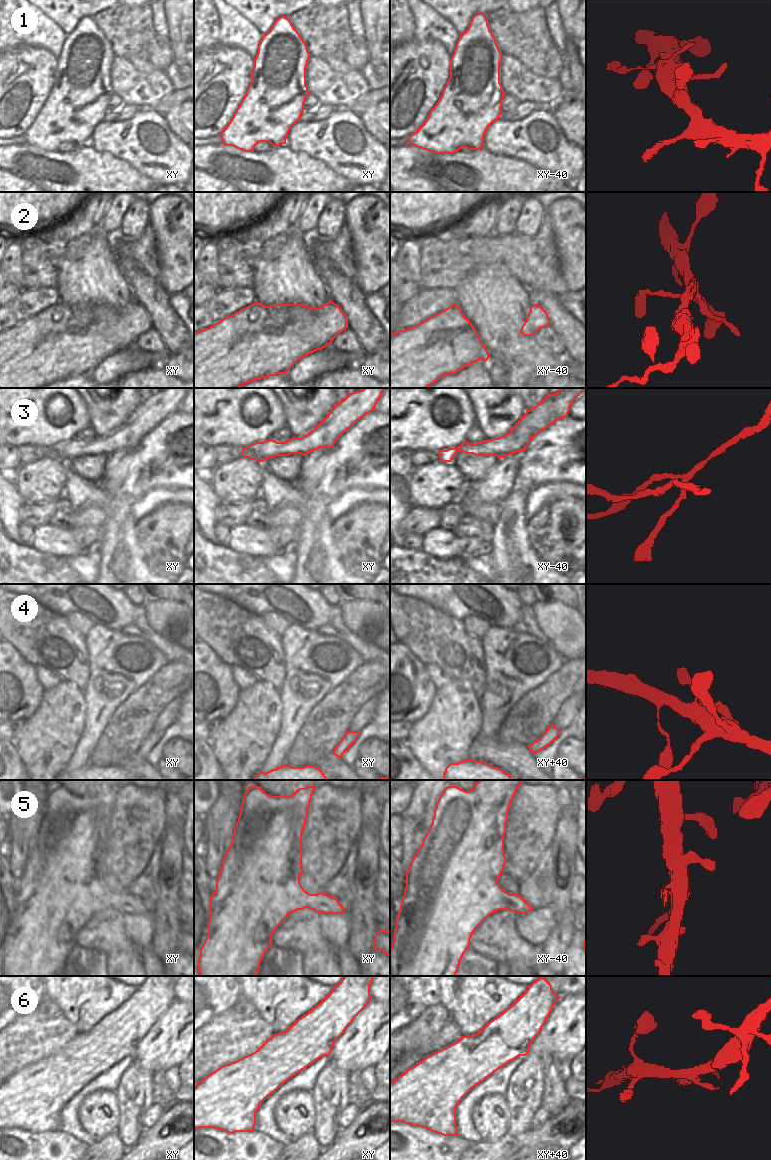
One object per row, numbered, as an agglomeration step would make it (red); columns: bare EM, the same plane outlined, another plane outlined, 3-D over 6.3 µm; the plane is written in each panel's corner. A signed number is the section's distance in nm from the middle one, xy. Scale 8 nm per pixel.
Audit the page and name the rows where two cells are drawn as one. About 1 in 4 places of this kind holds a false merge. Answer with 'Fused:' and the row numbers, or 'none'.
Fused: 3, 5

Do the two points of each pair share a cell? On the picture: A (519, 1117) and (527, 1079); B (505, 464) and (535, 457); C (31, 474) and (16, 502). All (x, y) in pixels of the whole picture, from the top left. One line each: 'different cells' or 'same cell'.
A: same cell
B: different cells
C: different cells

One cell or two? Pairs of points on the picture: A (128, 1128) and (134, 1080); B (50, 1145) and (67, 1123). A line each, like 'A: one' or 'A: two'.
A: one
B: two

